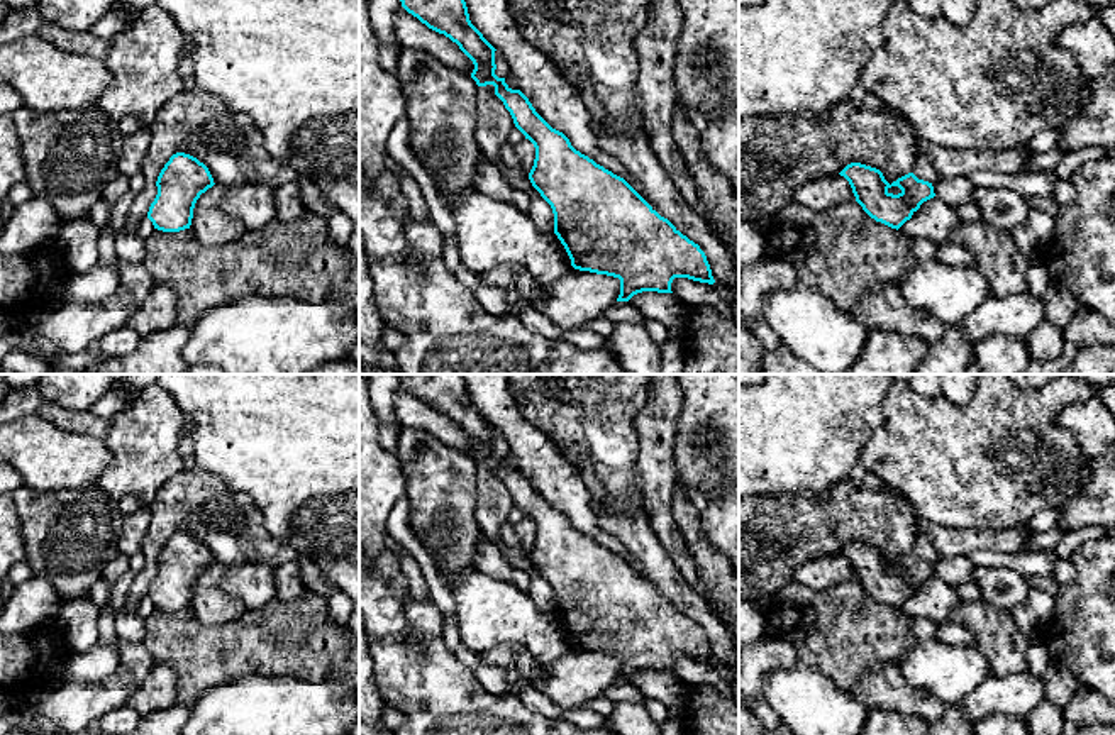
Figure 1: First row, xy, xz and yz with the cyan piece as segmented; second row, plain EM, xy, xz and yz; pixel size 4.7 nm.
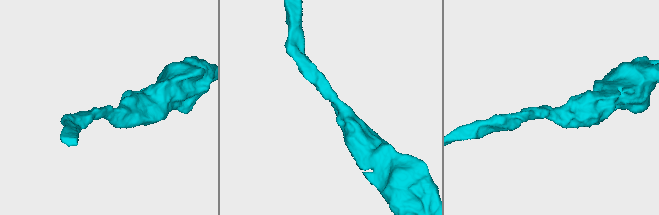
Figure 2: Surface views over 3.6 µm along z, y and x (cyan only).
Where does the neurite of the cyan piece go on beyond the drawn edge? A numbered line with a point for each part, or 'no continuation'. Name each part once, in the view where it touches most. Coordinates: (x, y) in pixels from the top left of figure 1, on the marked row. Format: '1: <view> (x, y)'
no continuation

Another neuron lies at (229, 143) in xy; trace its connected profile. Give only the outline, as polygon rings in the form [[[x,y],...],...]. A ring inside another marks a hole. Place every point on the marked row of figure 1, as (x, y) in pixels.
[[[198,86],[181,90],[173,98],[166,100],[147,130],[151,134],[151,144],[141,166],[141,174],[147,183],[136,195],[120,234],[137,234],[139,224],[147,218],[149,207],[158,195],[158,176],[176,152],[197,158],[208,168],[214,183],[227,190],[249,183],[263,183],[276,190],[285,183],[298,180],[298,173],[290,164],[269,156],[259,127],[247,113],[232,110],[224,100]]]

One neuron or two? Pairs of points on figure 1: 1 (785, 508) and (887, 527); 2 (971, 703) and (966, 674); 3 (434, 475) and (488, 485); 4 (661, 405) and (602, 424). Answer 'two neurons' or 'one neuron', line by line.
1: one neuron
2: two neurons
3: two neurons
4: two neurons

